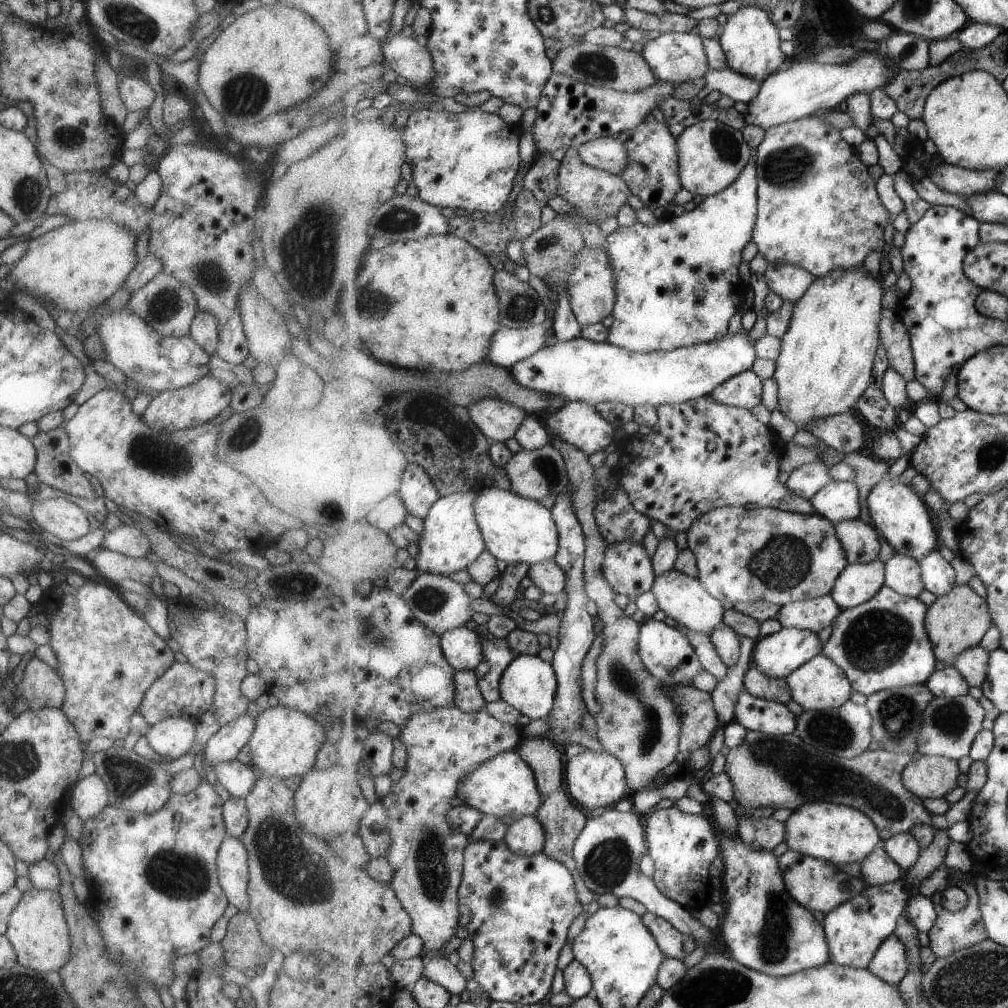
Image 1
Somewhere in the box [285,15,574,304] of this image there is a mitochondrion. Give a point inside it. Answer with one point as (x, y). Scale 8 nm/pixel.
(397, 220)

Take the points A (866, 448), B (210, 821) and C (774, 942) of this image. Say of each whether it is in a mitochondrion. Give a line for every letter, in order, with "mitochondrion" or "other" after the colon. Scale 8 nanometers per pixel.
A: other
B: other
C: mitochondrion

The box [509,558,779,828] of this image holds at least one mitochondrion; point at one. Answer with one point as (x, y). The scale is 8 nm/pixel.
(620, 675)

